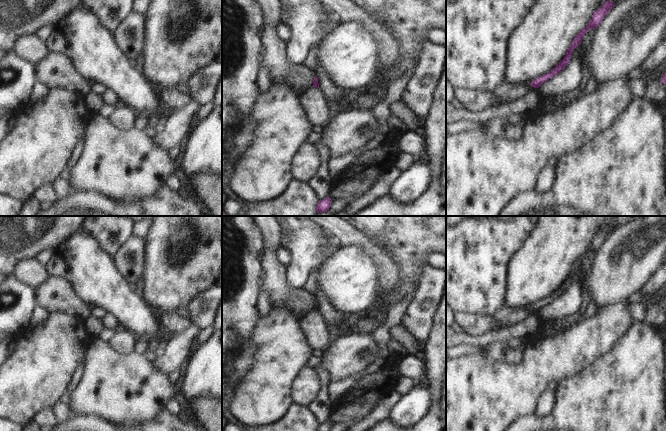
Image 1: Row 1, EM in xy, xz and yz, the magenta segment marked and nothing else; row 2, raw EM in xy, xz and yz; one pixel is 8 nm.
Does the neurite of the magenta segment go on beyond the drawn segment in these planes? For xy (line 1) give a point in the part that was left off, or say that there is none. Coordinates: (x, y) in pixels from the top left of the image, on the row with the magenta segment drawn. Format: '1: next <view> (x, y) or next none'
1: next none

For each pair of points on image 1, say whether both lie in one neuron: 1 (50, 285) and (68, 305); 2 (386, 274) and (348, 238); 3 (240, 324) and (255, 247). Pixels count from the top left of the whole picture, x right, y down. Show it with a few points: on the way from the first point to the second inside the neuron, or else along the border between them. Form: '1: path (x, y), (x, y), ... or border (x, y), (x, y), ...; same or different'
1: path (54, 290), (63, 300); same
2: path (383, 262), (360, 240); same
3: path (240, 305), (240, 292), (246, 282), (246, 266); same

